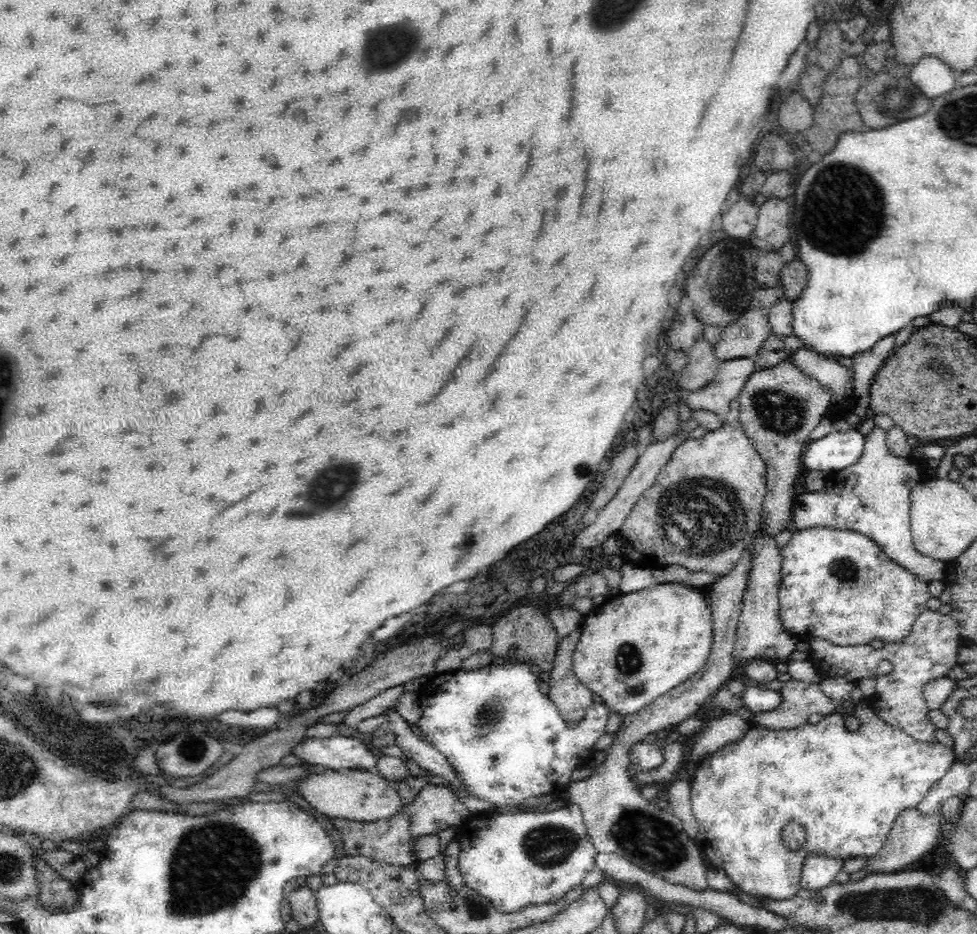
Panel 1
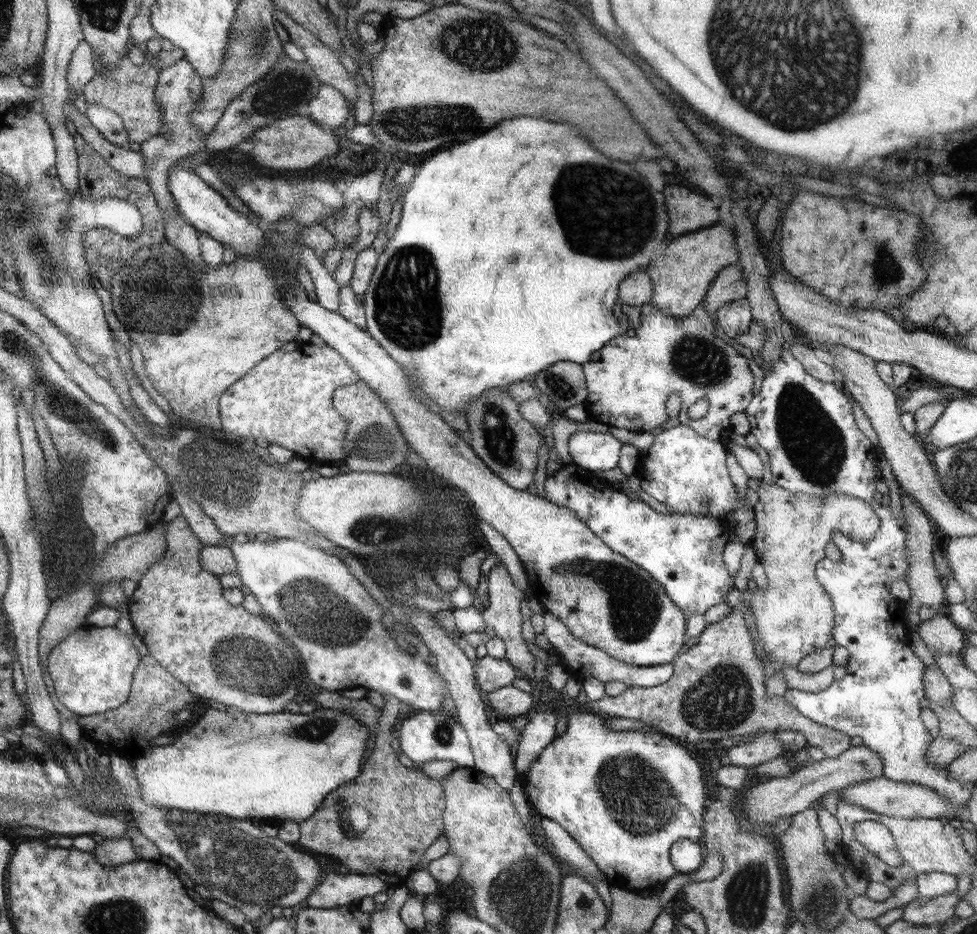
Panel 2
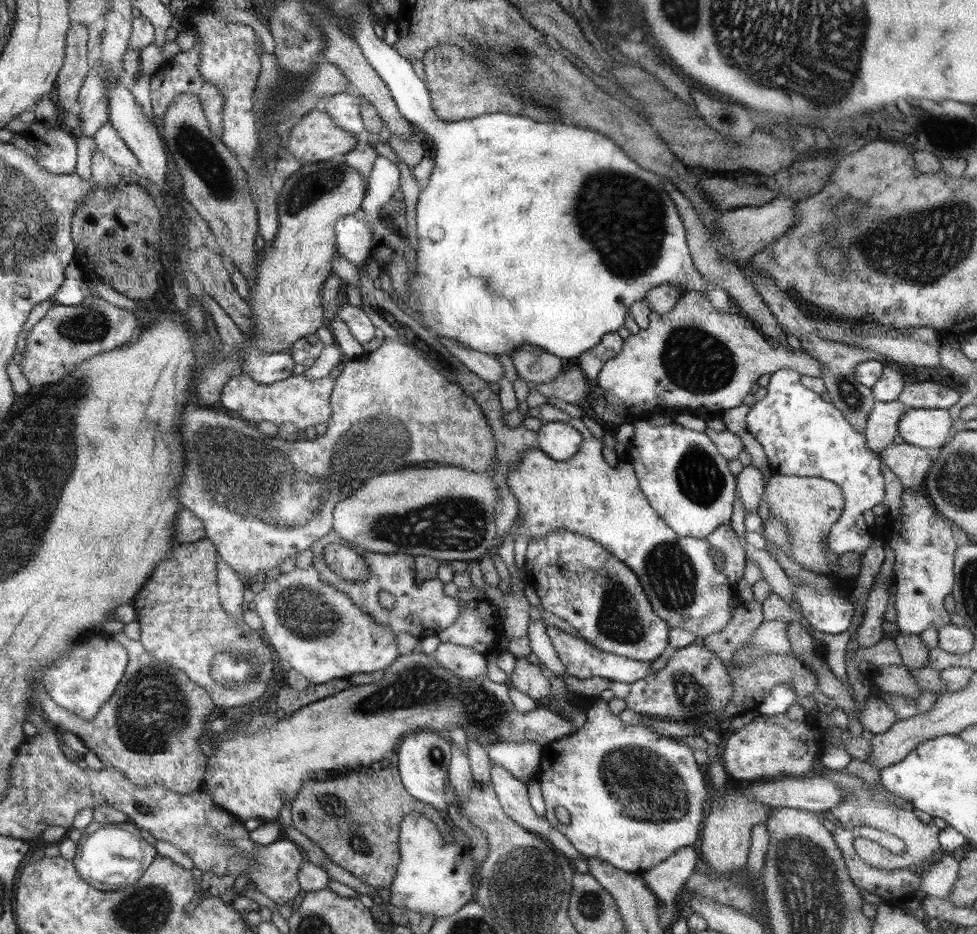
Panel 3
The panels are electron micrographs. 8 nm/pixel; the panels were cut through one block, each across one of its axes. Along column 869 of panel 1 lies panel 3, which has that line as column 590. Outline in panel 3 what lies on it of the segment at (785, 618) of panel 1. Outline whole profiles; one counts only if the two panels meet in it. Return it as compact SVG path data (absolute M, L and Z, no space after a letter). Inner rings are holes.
M557 530L533 538L527 544L523 570L529 586L539 596L541 606L557 618L565 620L589 646L639 662L655 662L661 654L669 652L669 624L653 612L643 592L643 584L637 580L637 576L623 562L615 560L615 556L611 556L611 552L607 552L603 546L579 534Z

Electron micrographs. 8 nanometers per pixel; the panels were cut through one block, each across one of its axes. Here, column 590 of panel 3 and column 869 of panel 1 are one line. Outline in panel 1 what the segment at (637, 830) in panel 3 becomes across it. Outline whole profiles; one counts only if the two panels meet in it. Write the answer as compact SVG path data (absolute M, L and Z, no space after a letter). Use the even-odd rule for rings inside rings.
M866 700L856 704L854 716L860 720L860 728L854 732L848 730L842 714L830 714L818 724L804 724L794 730L752 726L740 740L700 760L694 782L690 784L692 808L700 828L694 842L706 862L726 872L740 892L762 900L788 900L802 890L802 866L810 854L826 854L842 862L852 856L876 856L884 848L896 816L908 808L916 808L958 760L956 752L938 740L924 744L888 726ZM790 822L806 828L806 844L798 852L786 850L780 838L784 826Z

